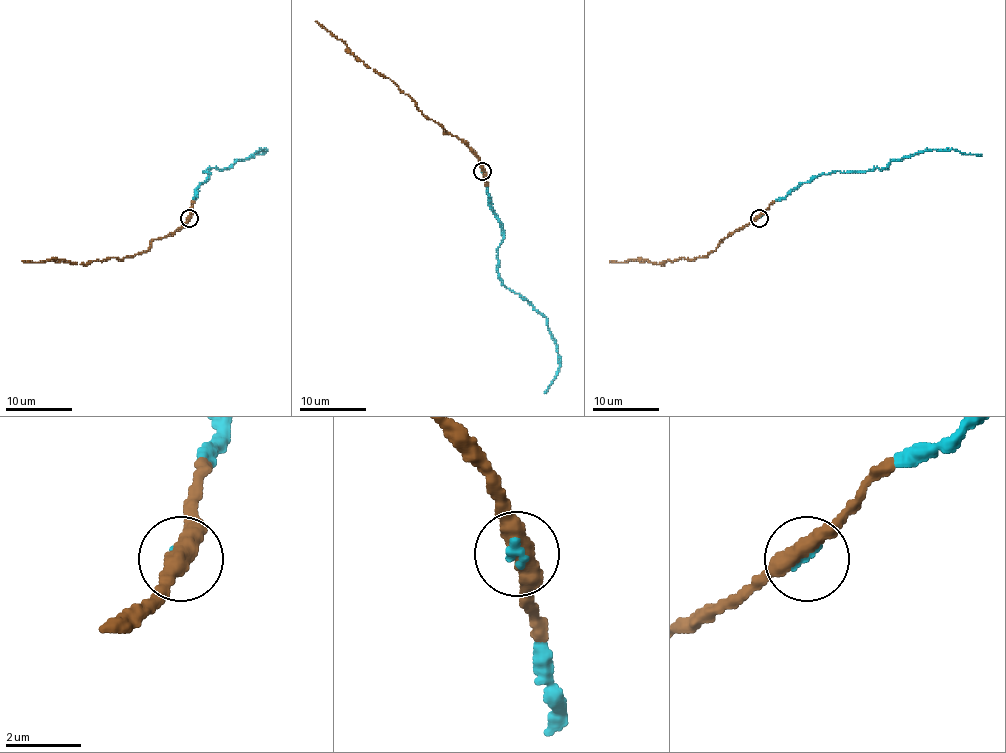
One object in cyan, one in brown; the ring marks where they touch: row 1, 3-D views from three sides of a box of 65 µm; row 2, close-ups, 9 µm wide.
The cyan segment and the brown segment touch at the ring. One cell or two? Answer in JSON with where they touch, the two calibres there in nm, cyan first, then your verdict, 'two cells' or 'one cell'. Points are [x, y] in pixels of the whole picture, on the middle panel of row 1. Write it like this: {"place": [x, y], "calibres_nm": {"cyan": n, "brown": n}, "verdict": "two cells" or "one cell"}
{"place": [482, 171], "calibres_nm": {"cyan": 240, "brown": 400}, "verdict": "one cell"}

